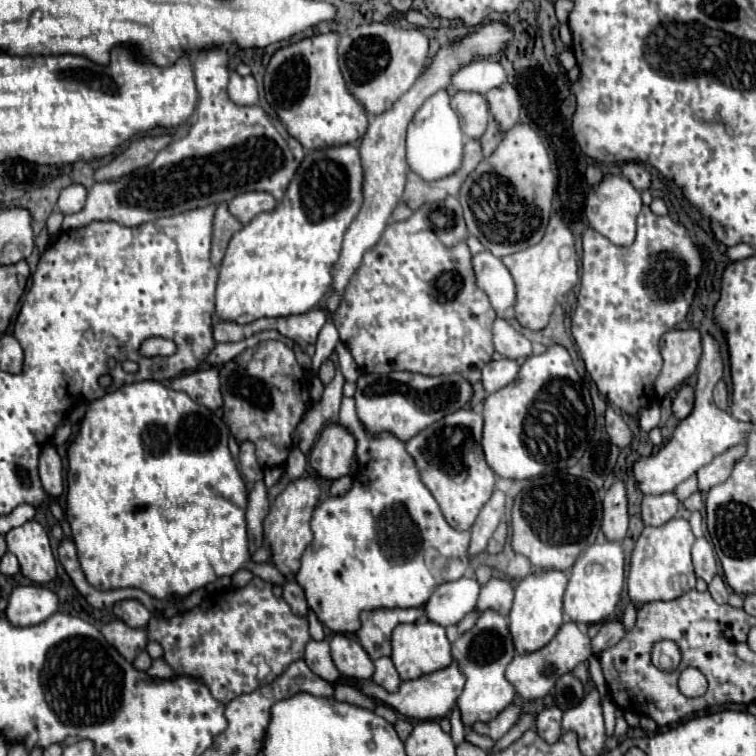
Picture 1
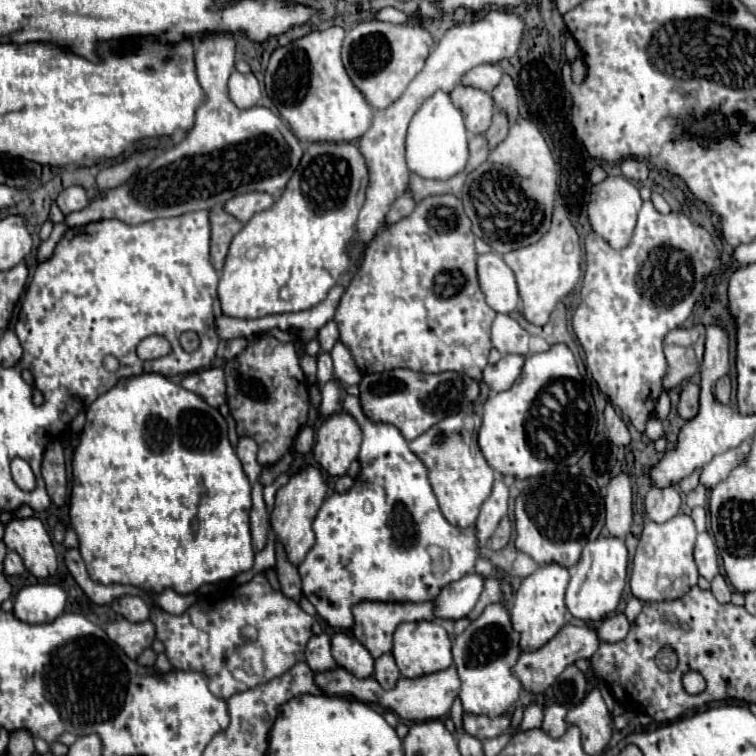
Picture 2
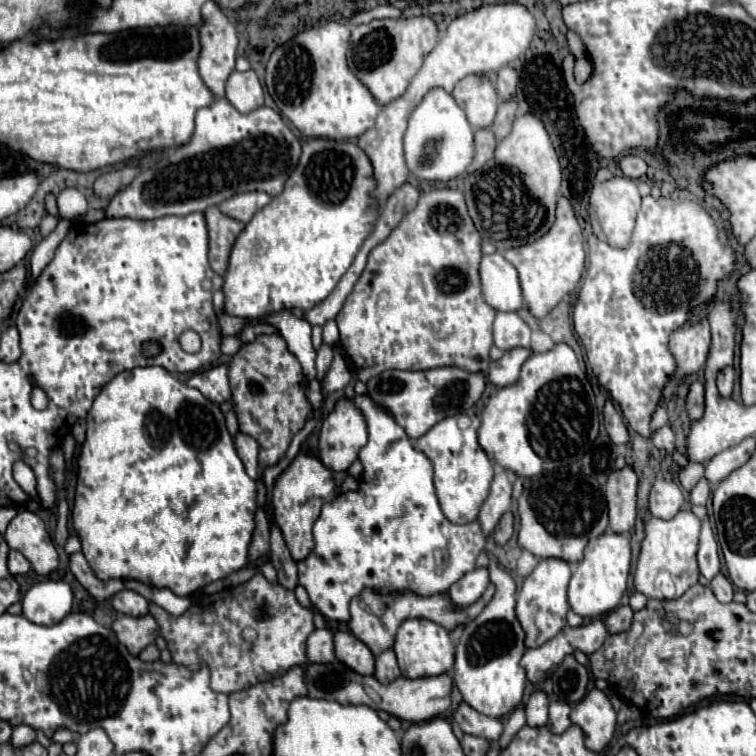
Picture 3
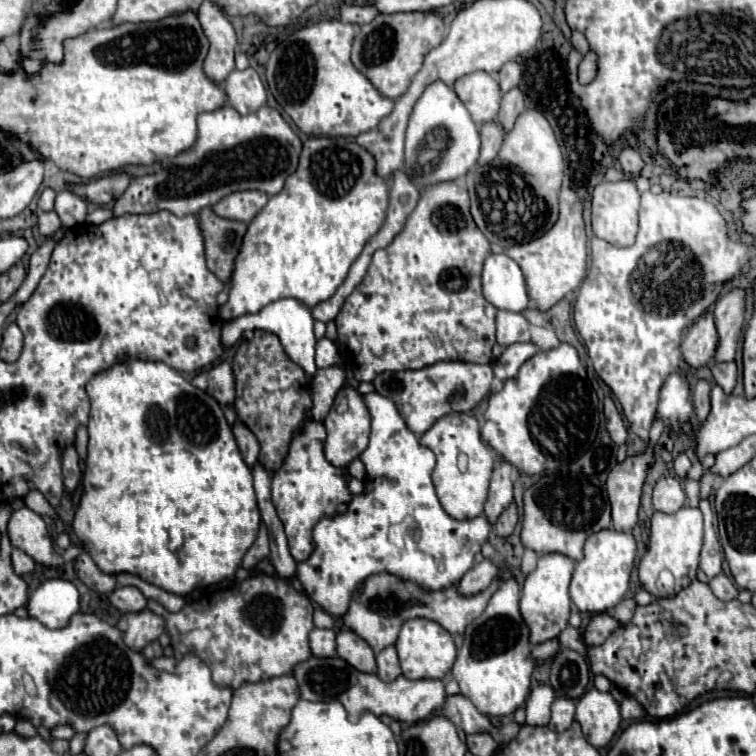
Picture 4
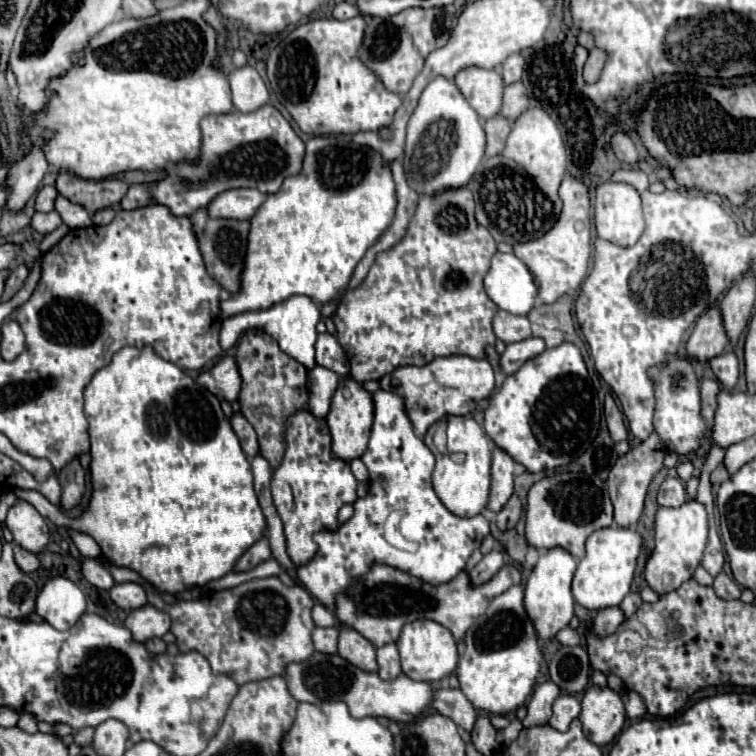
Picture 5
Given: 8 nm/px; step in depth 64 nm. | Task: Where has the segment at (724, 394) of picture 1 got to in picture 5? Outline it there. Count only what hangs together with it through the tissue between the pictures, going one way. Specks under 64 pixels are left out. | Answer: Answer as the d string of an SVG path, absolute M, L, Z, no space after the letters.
M724 352L724 354L716 356L716 358L712 358L710 366L712 366L712 372L714 372L716 380L726 390L732 390L736 380L738 380L738 360L736 360L734 352Z

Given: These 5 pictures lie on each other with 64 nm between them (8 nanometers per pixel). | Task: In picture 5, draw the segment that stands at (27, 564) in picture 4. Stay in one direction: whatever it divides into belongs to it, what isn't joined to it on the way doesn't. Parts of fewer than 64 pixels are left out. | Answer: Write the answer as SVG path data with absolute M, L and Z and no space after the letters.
M14 546L14 560L16 560L16 564L18 564L18 568L22 570L22 572L34 572L36 568L38 568L38 556L34 556L34 554L30 554L30 552L26 552L24 548L20 548L20 546Z

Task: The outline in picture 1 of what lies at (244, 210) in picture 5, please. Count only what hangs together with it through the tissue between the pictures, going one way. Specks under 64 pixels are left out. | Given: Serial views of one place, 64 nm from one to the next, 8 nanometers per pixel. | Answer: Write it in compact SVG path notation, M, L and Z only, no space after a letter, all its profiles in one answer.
M244 192L236 196L228 204L228 208L242 224L248 224L254 216L262 212L272 212L276 208L276 200L268 196L268 192Z

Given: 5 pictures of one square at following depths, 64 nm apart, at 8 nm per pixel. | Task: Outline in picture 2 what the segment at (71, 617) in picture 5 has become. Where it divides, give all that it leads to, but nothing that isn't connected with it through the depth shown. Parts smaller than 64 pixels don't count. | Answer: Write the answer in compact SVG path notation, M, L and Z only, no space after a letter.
M54 584L24 586L14 598L12 614L28 624L52 622L62 614L66 604L66 592Z

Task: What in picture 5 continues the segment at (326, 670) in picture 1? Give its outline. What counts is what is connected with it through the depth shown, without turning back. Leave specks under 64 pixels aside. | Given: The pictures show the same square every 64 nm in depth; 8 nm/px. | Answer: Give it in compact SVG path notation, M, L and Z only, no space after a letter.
M314 628L312 632L314 650L322 654L336 654L336 642L338 642L338 630L336 628Z

